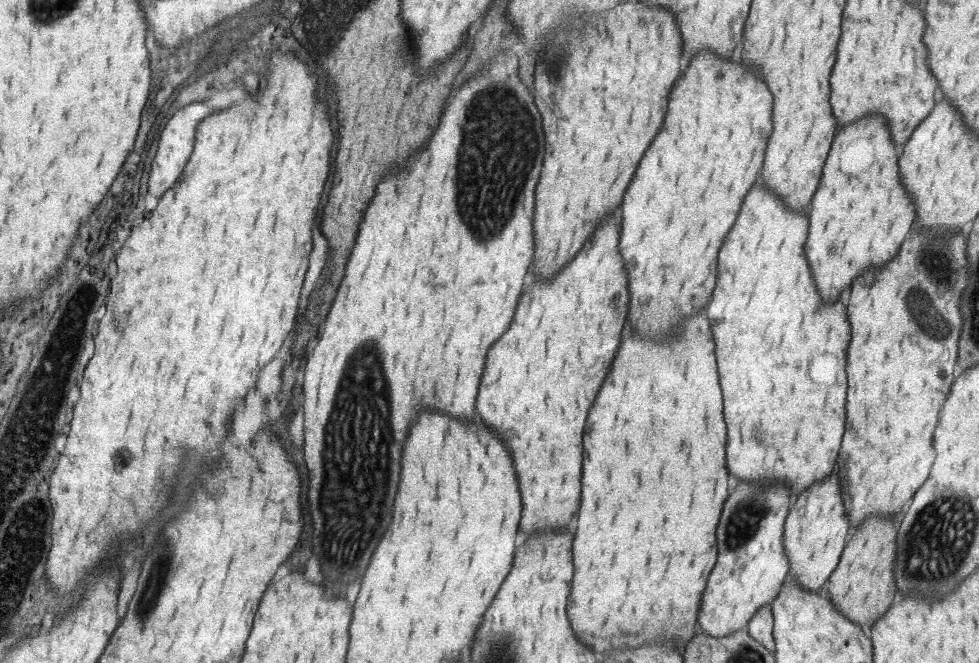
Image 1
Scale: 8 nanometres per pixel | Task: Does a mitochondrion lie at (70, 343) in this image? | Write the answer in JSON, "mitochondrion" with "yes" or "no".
{"mitochondrion":"no"}

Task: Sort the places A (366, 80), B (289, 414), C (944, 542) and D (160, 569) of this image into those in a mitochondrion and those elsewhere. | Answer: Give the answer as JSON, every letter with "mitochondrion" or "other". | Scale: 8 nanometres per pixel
{"A":"other","B":"other","C":"mitochondrion","D":"mitochondrion"}

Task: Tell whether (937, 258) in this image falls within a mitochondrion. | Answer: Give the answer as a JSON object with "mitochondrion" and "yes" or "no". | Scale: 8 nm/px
{"mitochondrion":"yes"}

